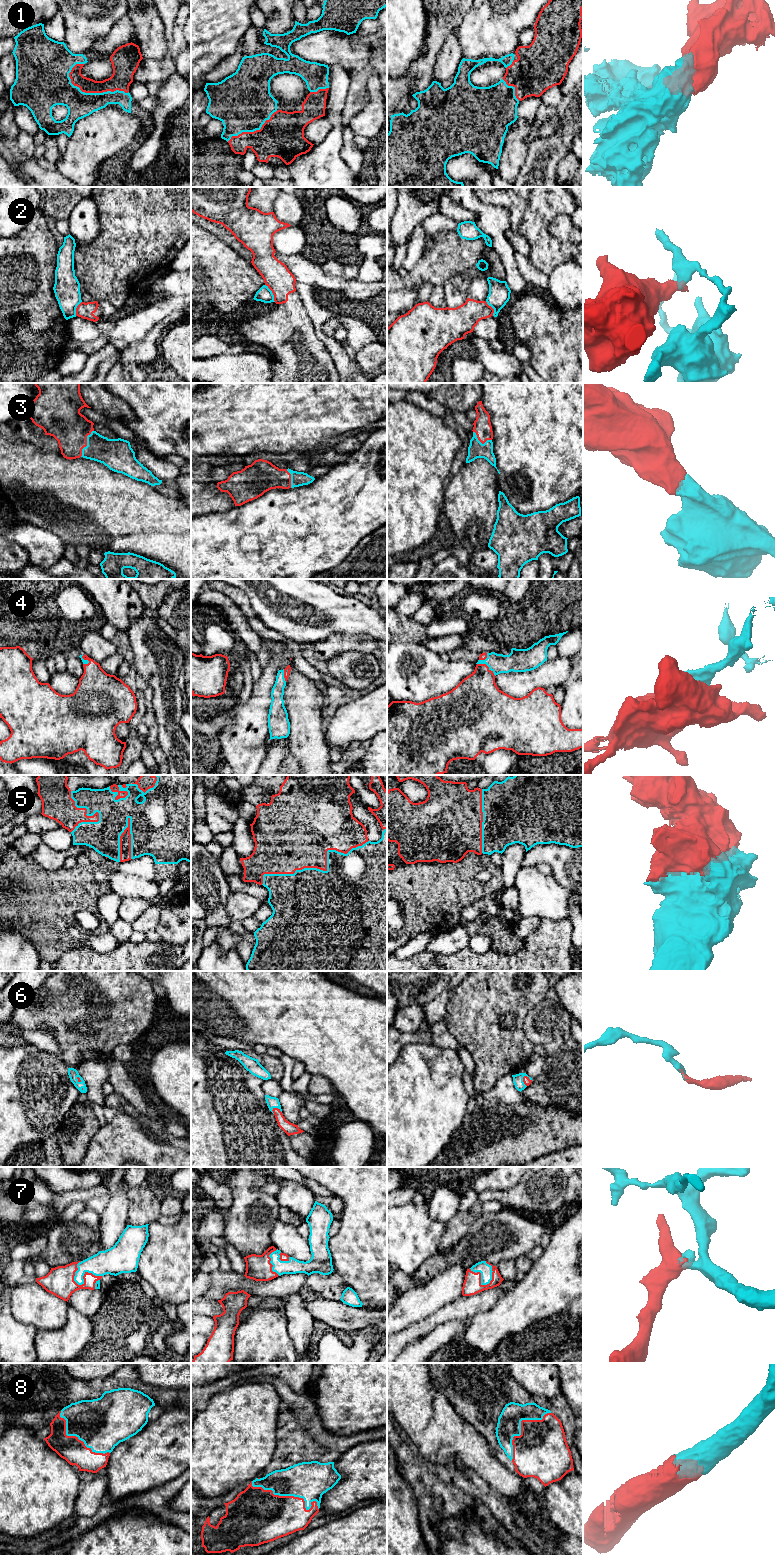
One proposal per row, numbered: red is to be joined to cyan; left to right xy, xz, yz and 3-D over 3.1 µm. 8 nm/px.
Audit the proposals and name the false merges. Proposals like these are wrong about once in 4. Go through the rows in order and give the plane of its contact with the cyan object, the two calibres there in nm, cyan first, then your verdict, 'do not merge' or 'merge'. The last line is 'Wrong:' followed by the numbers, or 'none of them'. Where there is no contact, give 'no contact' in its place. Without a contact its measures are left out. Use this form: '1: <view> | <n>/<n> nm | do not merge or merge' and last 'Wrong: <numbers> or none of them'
1: xy | 200/160 nm | merge
2: xz | 120/220 nm | do not merge
3: xy | 240/300 nm | merge
4: yz | 180/340 nm | merge
5: xz | 500/400 nm | merge
6: yz | 80/60 nm | merge
7: xy | 200/220 nm | merge
8: xz | 300/380 nm | merge
Wrong: 2

